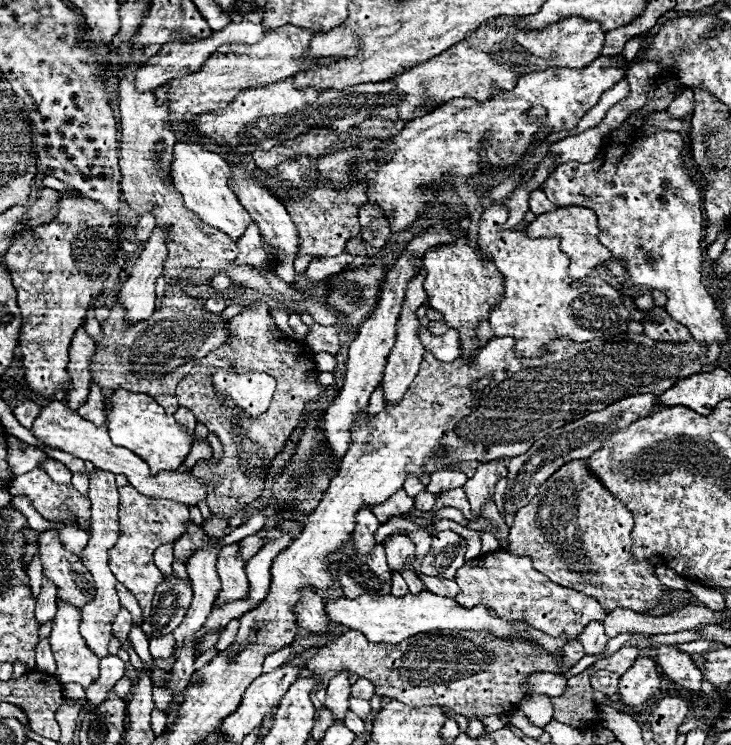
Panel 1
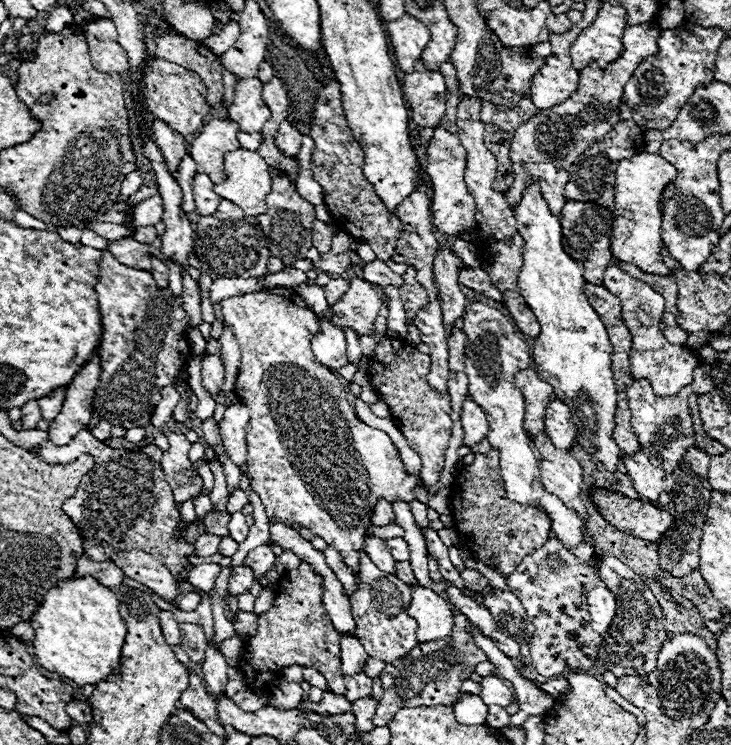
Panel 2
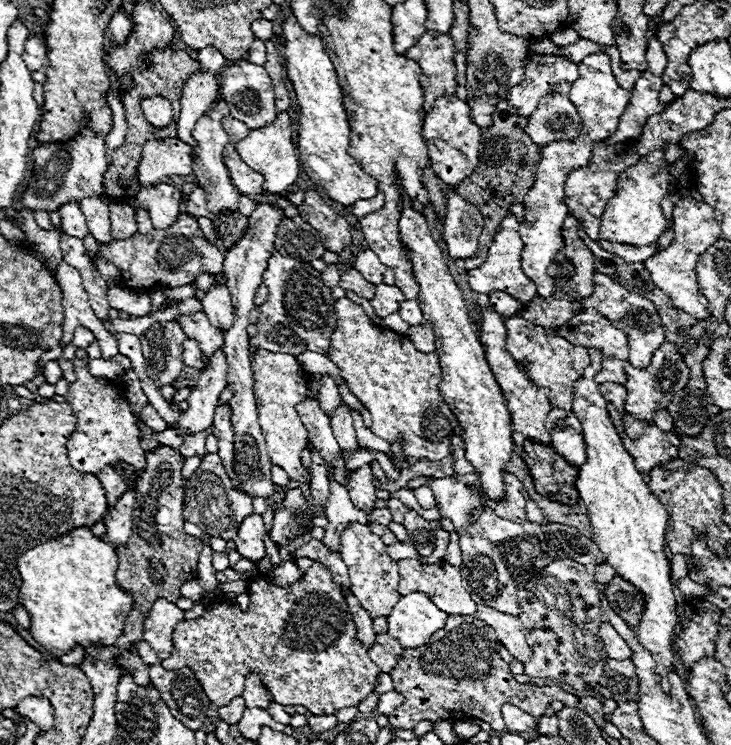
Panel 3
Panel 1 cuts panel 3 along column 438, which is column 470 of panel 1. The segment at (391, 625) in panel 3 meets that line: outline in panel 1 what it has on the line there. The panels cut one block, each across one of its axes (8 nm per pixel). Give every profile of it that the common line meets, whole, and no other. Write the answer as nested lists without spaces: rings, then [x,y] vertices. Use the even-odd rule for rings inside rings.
[[[422,592],[418,596],[406,594],[404,598],[396,598],[396,596],[372,596],[372,594],[362,594],[354,600],[348,598],[332,598],[326,600],[326,614],[330,618],[330,622],[346,626],[350,630],[358,630],[362,632],[370,642],[378,644],[378,642],[390,642],[390,644],[398,644],[410,636],[416,636],[420,632],[428,632],[428,630],[490,630],[496,636],[510,636],[516,632],[530,632],[532,640],[542,646],[544,650],[556,654],[560,652],[560,648],[566,644],[566,638],[554,638],[548,636],[536,628],[532,628],[526,622],[504,622],[496,616],[490,614],[488,608],[484,606],[474,606],[470,610],[462,608],[456,604],[456,600],[452,598],[442,598],[436,596],[432,592]]]

